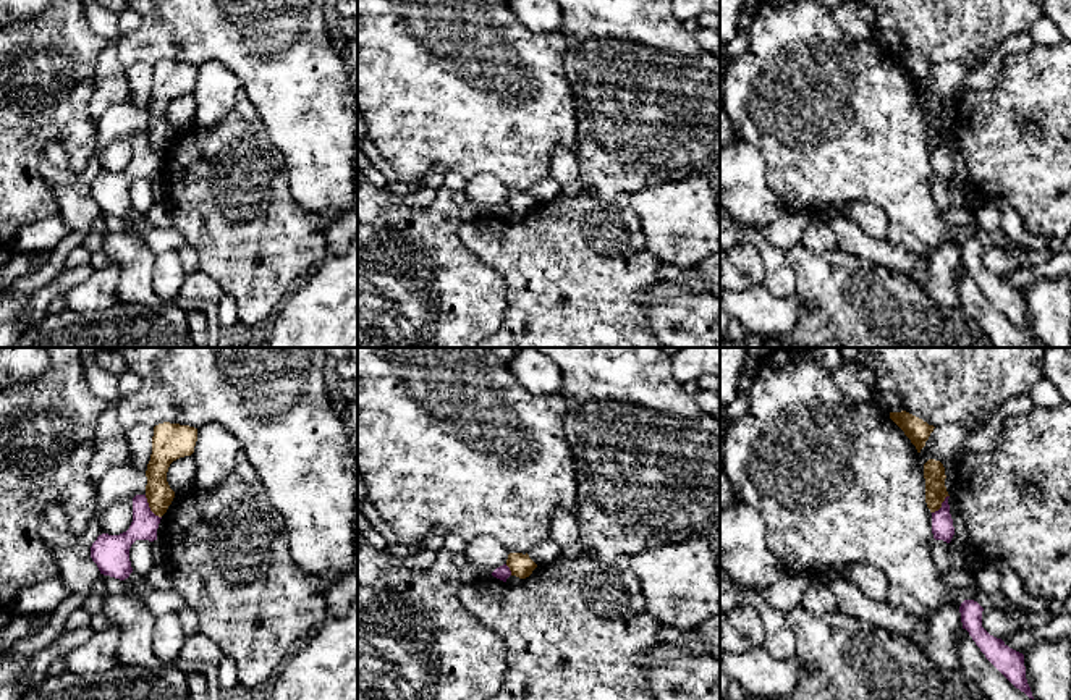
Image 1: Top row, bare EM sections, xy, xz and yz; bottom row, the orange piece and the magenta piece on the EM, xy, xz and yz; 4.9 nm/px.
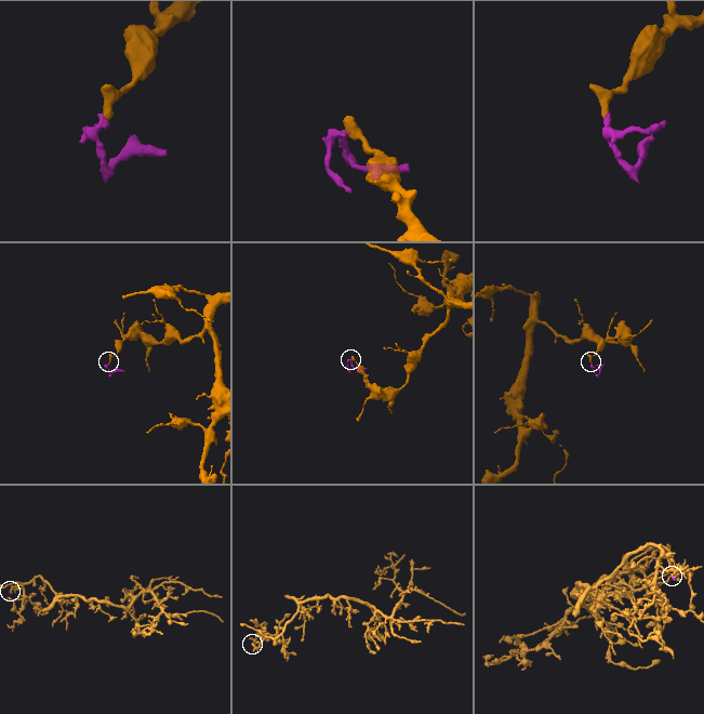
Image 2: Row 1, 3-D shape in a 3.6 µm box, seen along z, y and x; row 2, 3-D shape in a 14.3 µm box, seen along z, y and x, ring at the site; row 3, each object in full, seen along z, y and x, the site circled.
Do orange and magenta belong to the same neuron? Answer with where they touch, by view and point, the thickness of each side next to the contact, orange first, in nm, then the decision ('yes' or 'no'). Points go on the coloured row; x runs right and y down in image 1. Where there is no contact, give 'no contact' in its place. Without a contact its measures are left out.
contact xy (149, 506); calibres 130 and 130 nm; no

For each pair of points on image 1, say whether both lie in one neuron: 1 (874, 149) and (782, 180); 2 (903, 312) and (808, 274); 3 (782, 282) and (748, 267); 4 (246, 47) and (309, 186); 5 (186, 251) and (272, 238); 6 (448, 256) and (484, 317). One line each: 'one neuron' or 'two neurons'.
1: one neuron
2: one neuron
3: two neurons
4: one neuron
5: two neurons
6: one neuron

